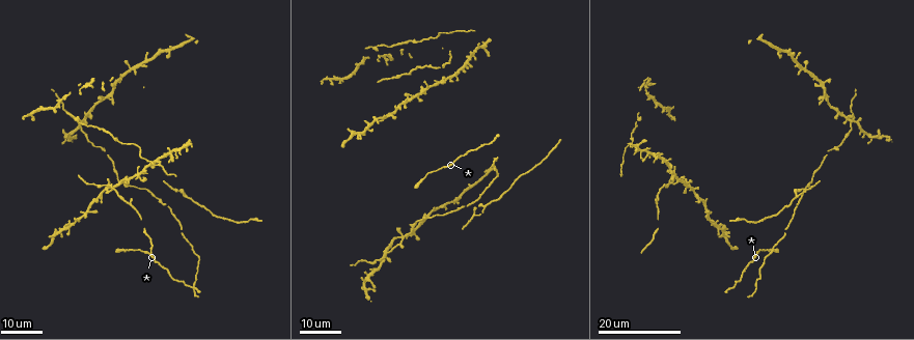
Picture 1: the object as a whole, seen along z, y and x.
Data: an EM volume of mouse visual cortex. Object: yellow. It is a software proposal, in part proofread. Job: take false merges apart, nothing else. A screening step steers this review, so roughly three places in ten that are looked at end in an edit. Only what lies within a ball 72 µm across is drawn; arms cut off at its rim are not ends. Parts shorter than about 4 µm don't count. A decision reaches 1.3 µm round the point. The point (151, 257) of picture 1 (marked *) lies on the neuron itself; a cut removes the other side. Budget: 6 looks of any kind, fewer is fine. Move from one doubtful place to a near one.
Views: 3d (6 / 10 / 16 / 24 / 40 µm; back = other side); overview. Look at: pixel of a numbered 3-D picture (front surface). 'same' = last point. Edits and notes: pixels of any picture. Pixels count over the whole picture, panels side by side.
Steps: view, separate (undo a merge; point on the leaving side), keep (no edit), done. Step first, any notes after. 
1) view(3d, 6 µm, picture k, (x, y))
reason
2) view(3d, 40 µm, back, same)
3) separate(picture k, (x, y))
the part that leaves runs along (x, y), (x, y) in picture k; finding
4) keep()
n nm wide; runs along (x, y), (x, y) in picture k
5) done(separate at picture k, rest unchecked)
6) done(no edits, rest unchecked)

view(3d, 24 µm, picture 1, (376, 259))

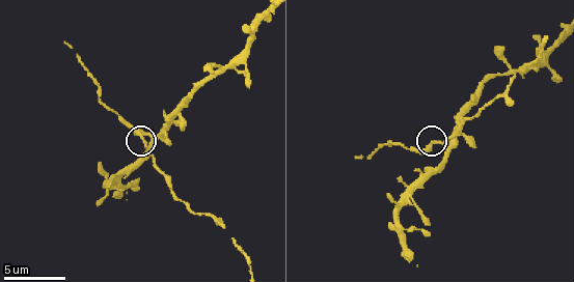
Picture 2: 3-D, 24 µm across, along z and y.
view(3d, 10 µm, picture 2, (435, 142))

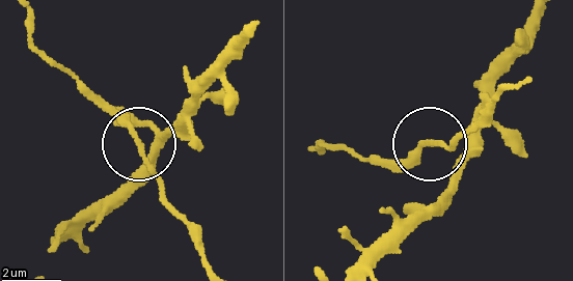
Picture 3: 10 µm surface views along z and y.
keep()
3 arms; runs along (213, 269), (138, 142), (88, 92) in picture 3; one neuron here

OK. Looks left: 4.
view(3d, 16 µm, picture 1, (724, 233))
looks like a crossing

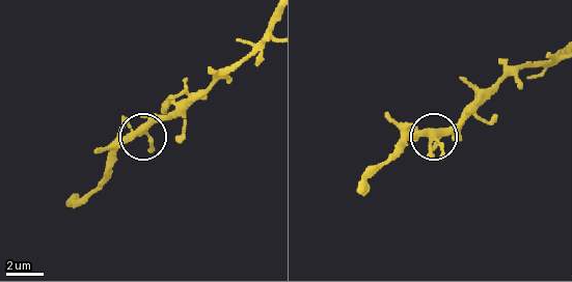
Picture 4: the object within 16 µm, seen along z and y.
view(3d, 6 µm, picture 4, (141, 129))

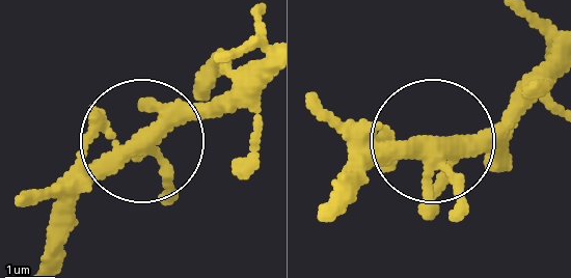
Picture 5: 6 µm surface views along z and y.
view(3d, 6 µm, back, picture 5, (437, 148))

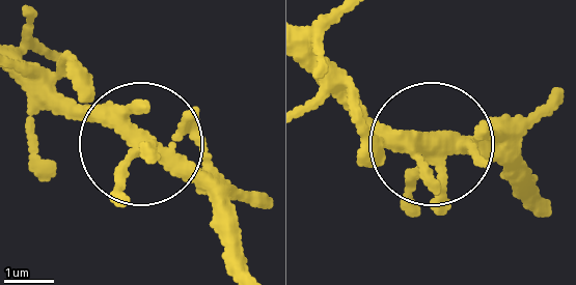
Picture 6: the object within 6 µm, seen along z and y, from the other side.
keep()
one neuron here

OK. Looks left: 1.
done(no edits, rest unchecked)

